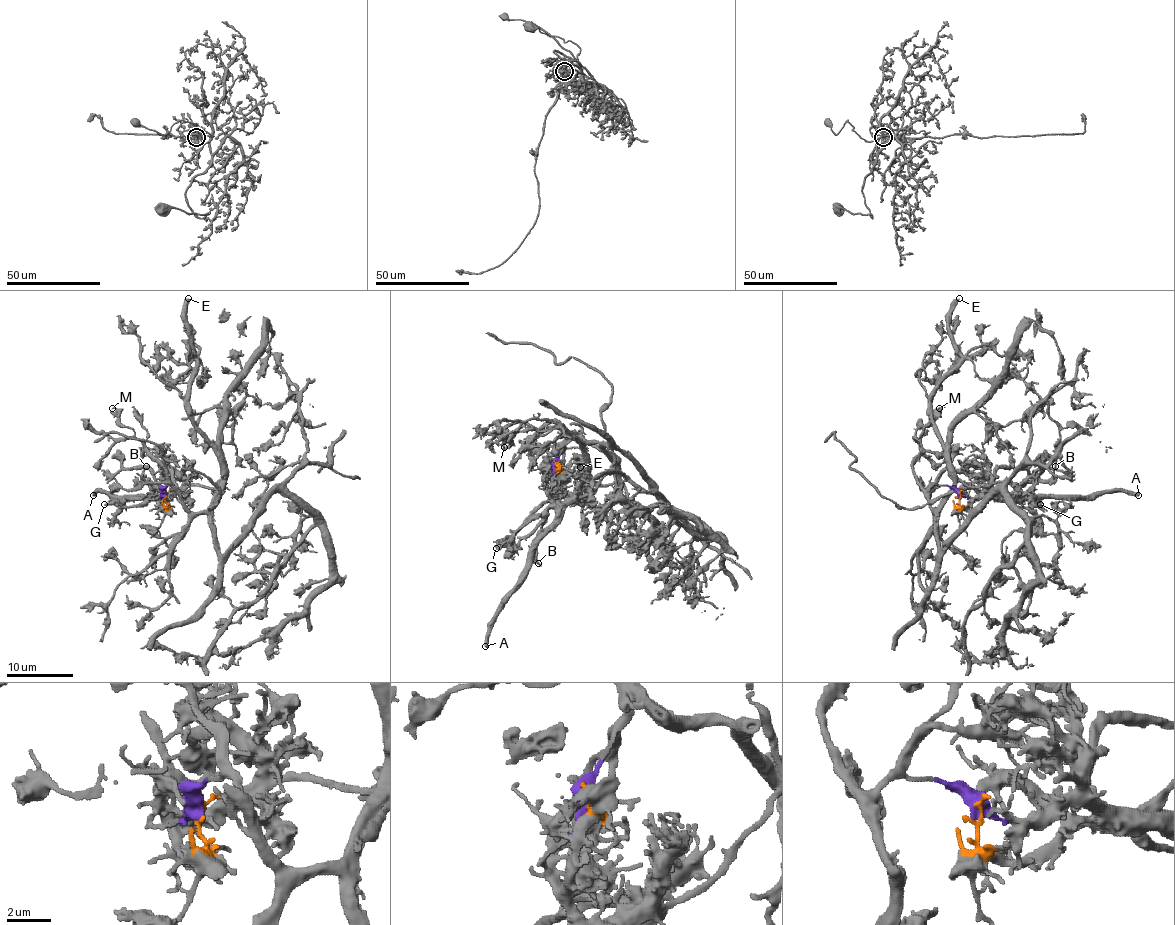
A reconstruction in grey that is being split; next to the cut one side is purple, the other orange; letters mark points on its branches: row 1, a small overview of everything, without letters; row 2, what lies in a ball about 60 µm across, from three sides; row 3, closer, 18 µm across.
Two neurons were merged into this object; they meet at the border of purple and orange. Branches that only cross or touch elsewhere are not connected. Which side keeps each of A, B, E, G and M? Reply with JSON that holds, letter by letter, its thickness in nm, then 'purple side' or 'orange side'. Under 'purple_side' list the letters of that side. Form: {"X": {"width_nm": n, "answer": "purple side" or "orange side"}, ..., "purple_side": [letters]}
{"A": {"width_nm": 480, "answer": "orange side"}, "B": {"width_nm": 170, "answer": "orange side"}, "E": {"width_nm": 460, "answer": "purple side"}, "G": {"width_nm": 160, "answer": "orange side"}, "M": {"width_nm": 200, "answer": "purple side"}, "purple_side": ["E", "M"]}

